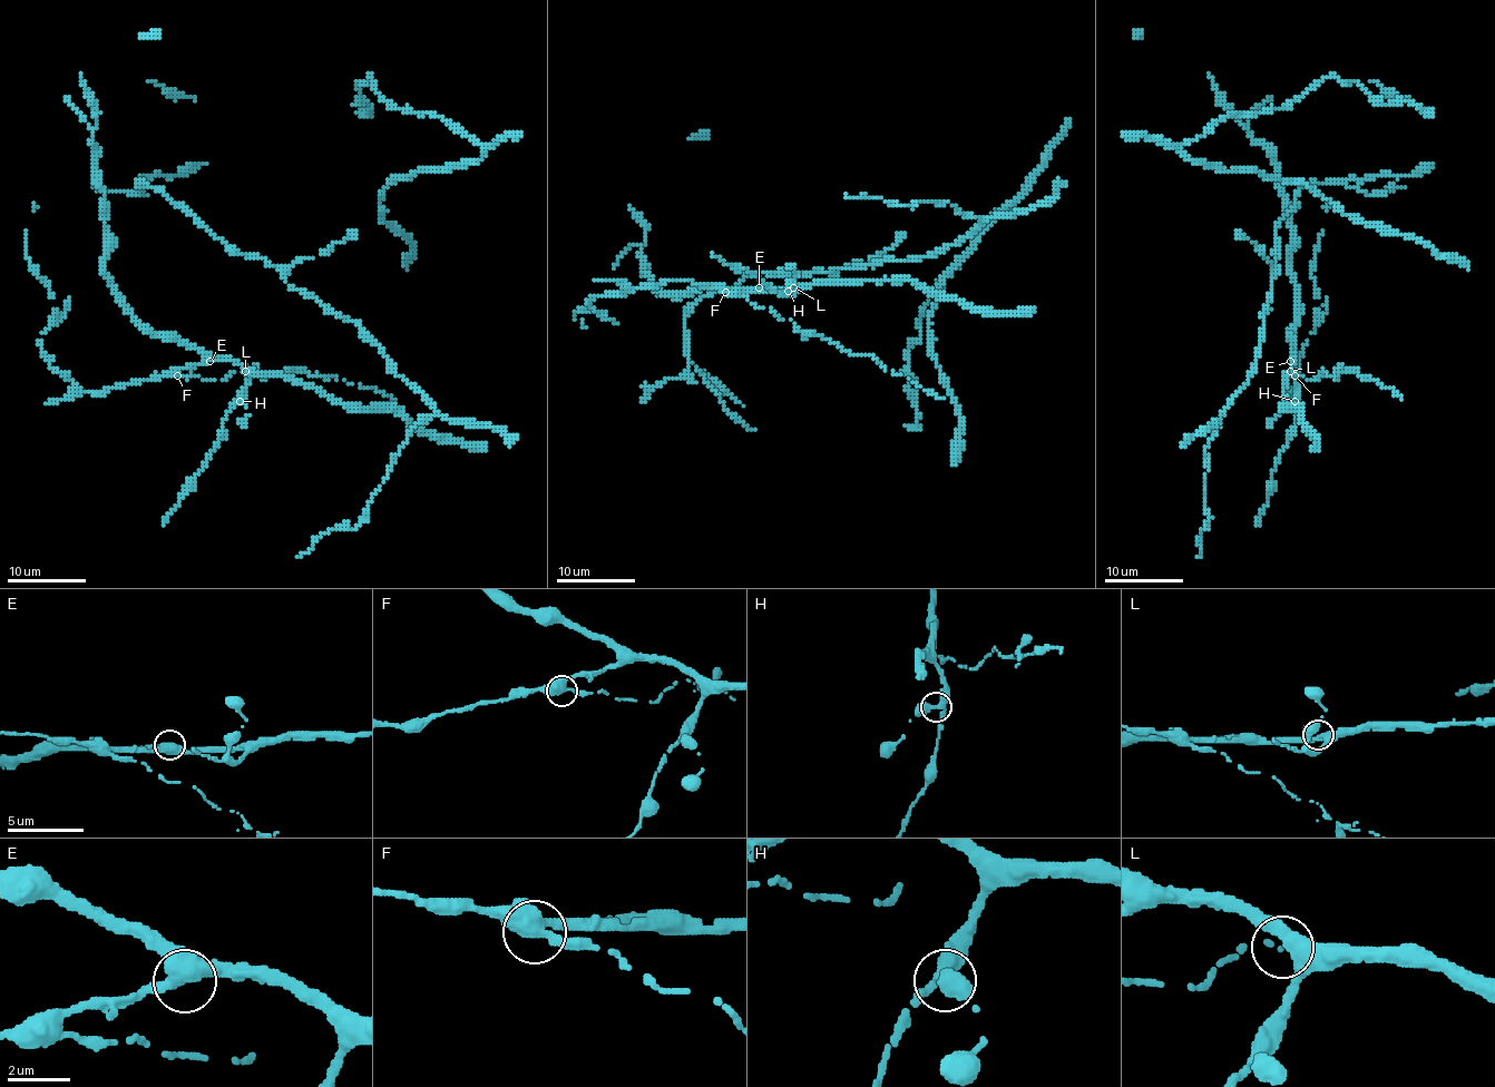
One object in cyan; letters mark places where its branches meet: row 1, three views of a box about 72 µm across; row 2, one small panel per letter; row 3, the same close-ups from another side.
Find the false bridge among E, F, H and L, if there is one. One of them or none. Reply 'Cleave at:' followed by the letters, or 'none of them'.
Cleave at: F

